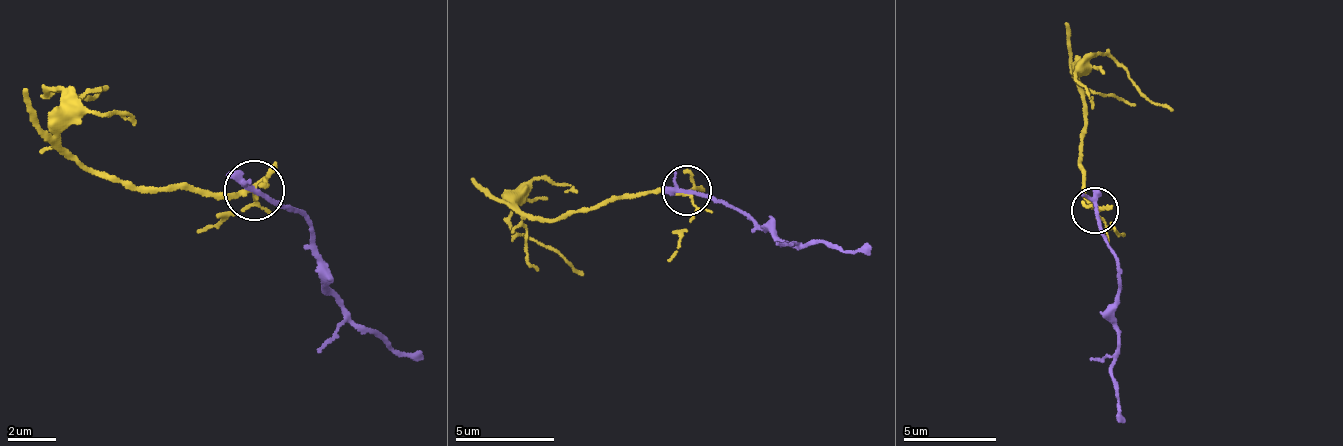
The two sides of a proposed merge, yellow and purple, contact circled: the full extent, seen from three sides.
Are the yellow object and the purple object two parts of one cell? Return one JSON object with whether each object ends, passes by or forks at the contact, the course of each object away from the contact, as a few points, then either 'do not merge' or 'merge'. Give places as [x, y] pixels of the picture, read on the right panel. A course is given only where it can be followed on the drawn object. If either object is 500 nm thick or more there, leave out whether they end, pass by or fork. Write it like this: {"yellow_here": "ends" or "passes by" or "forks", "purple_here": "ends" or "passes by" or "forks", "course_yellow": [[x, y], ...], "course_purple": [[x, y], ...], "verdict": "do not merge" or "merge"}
{"yellow_here": "forks", "purple_here": "passes by", "course_yellow": [[1096, 209], [1080, 189], [1085, 173], [1077, 148], [1086, 109], [1081, 60], [1113, 58], [1158, 104], [1175, 109]], "course_purple": [[1096, 209], [1117, 261], [1118, 335], [1111, 369], [1124, 424]], "verdict": "do not merge"}

